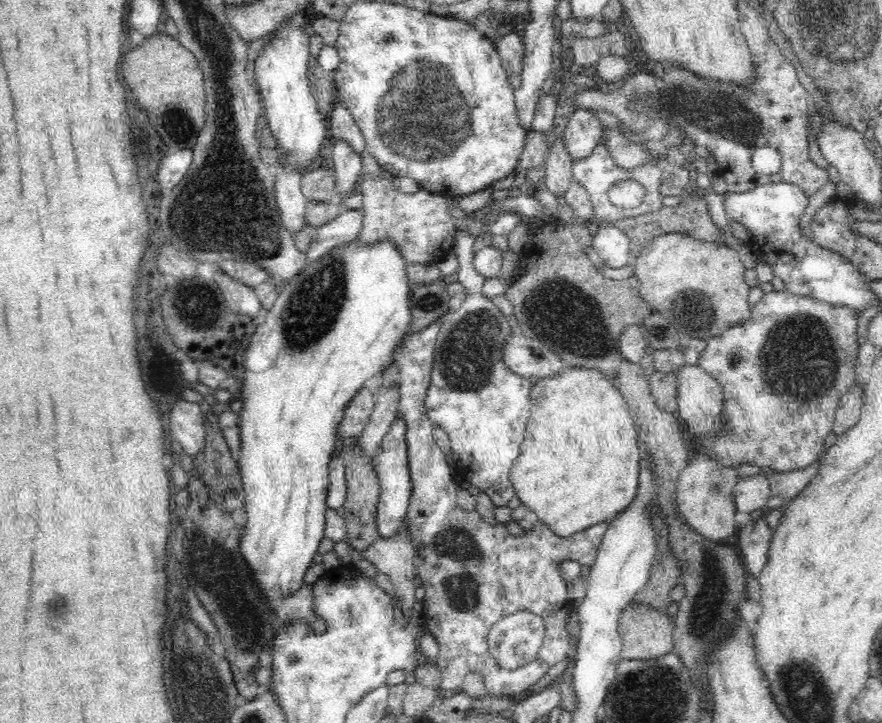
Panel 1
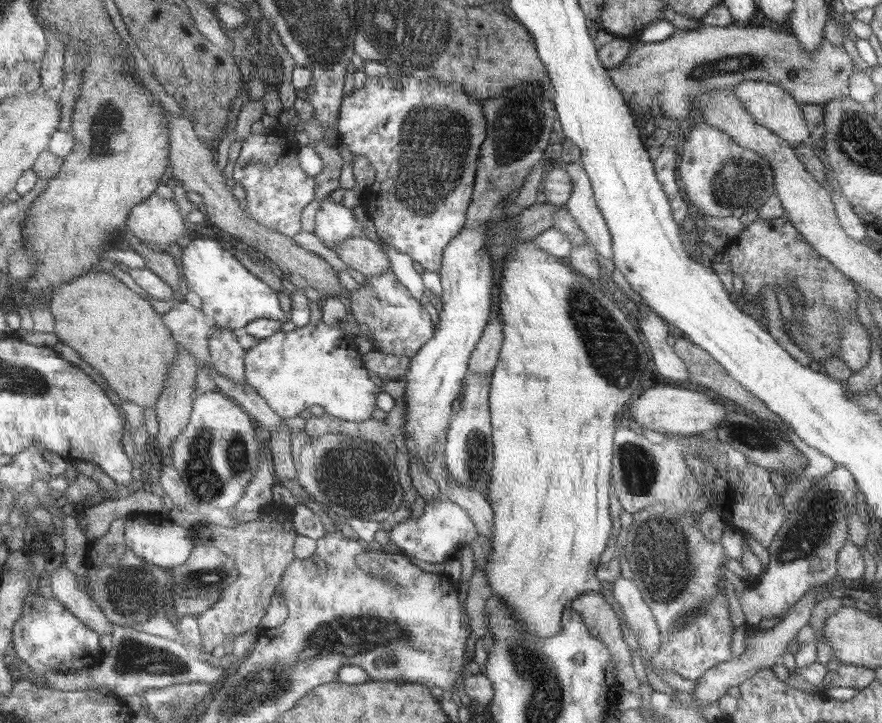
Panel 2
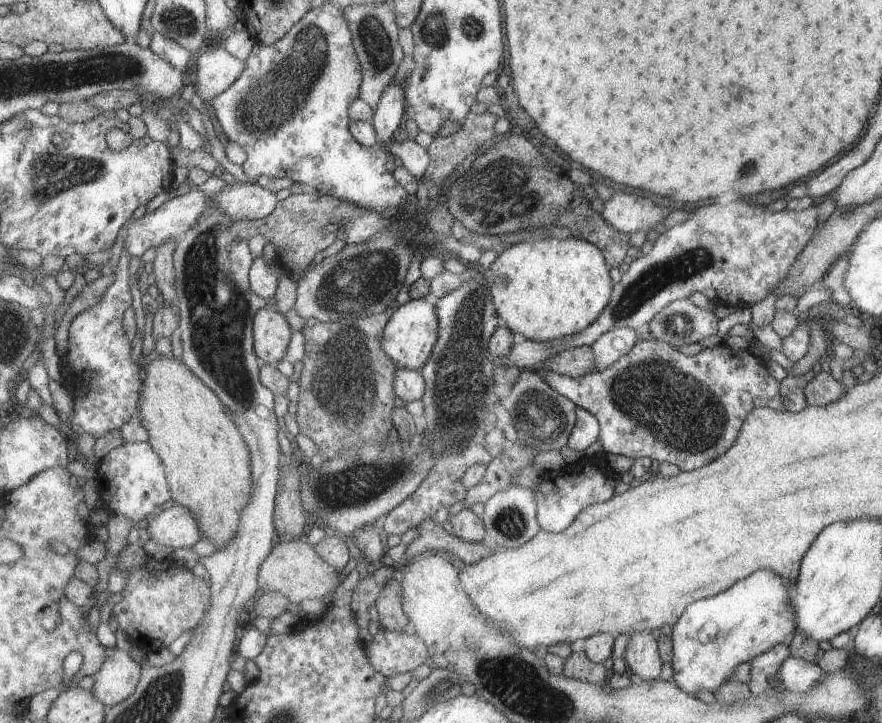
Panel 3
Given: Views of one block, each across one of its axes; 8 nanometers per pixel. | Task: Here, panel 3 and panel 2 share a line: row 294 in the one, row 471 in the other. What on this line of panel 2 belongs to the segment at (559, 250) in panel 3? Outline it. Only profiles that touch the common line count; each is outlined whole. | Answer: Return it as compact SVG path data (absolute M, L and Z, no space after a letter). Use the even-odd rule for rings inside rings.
M527 240L527 242L517 242L515 244L515 248L509 252L509 256L507 256L507 260L503 262L503 274L501 274L501 280L499 280L499 290L501 290L501 294L499 294L499 314L503 316L503 334L505 334L505 342L503 342L503 350L501 350L501 360L499 360L499 364L497 364L497 370L493 372L493 384L491 384L491 414L493 414L493 436L495 436L495 470L493 470L493 478L491 478L491 486L489 486L489 502L491 502L491 506L493 506L493 510L495 510L495 538L491 540L493 544L491 544L491 550L493 550L493 554L489 554L489 564L487 564L487 568L483 570L485 572L485 578L487 578L487 582L489 582L489 588L491 588L491 592L493 592L493 596L495 598L499 598L499 600L505 600L505 602L509 602L511 606L513 606L513 610L515 610L515 620L519 622L519 626L527 632L527 634L531 634L531 636L541 636L541 638L551 638L551 636L555 636L555 634L559 634L561 632L561 628L563 628L563 612L567 610L567 604L569 602L573 602L575 598L579 598L581 594L587 594L587 592L603 592L603 586L601 586L601 582L599 582L599 578L595 576L595 572L597 572L597 568L599 568L599 564L601 564L601 554L611 546L609 544L609 540L611 540L611 528L613 528L613 520L611 520L611 510L609 510L609 494L611 494L611 490L613 490L613 468L615 468L615 464L613 464L613 460L615 460L615 434L619 432L617 428L615 428L615 420L617 420L617 414L619 412L627 412L627 408L629 408L629 404L637 398L637 394L641 394L643 392L643 388L647 386L647 378L649 378L649 374L653 372L653 358L651 358L651 352L649 352L649 342L647 342L647 336L645 334L641 334L641 330L637 328L637 326L633 326L631 324L631 320L627 318L627 314L621 310L621 306L615 302L615 300L611 300L613 296L607 296L605 292L603 292L603 286L601 284L595 284L591 278L587 278L587 276L583 276L577 268L573 268L571 264L569 264L569 260L565 260L565 258L561 258L561 256L555 256L555 254L551 254L551 252L547 252L547 250L543 250L535 240Z

